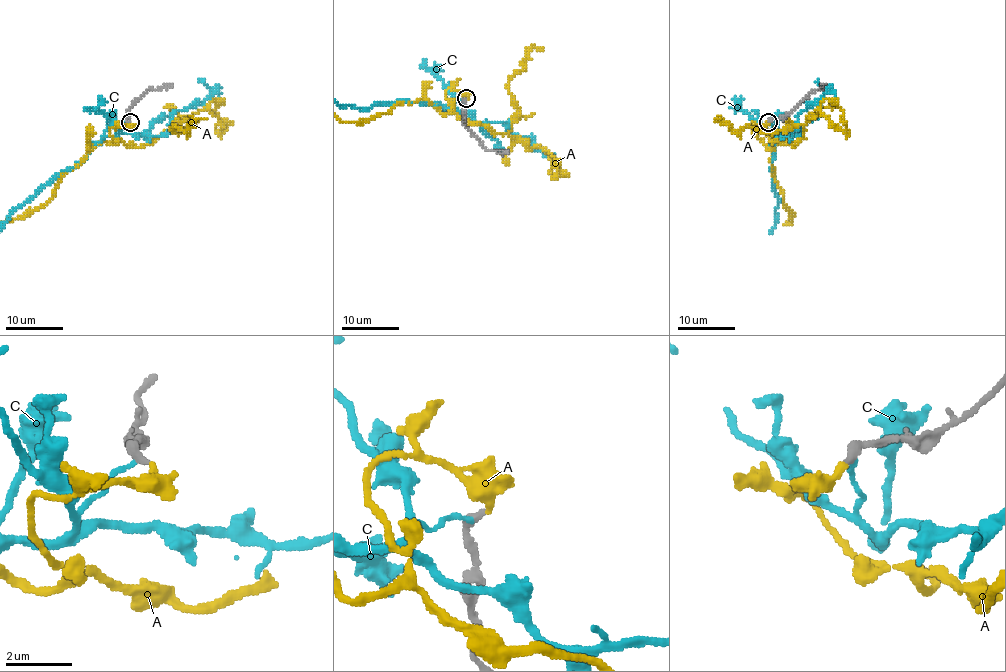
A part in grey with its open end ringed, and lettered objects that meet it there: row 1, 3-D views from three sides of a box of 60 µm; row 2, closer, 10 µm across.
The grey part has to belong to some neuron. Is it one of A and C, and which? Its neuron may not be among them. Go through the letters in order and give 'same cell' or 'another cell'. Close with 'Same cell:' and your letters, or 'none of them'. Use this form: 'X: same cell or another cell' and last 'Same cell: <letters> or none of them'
A: same cell
C: another cell
Same cell: A

